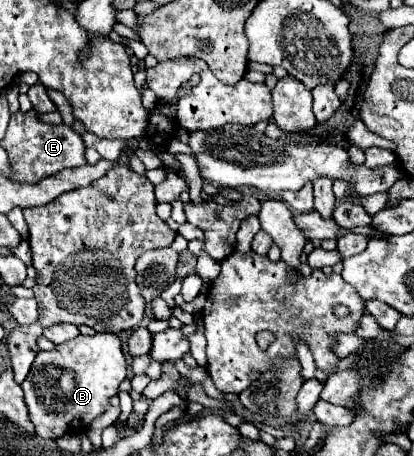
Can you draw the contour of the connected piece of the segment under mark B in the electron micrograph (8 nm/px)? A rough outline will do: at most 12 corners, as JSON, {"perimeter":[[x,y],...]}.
{"perimeter":[[115,333],[39,351],[25,383],[43,439],[109,409],[127,363]]}

